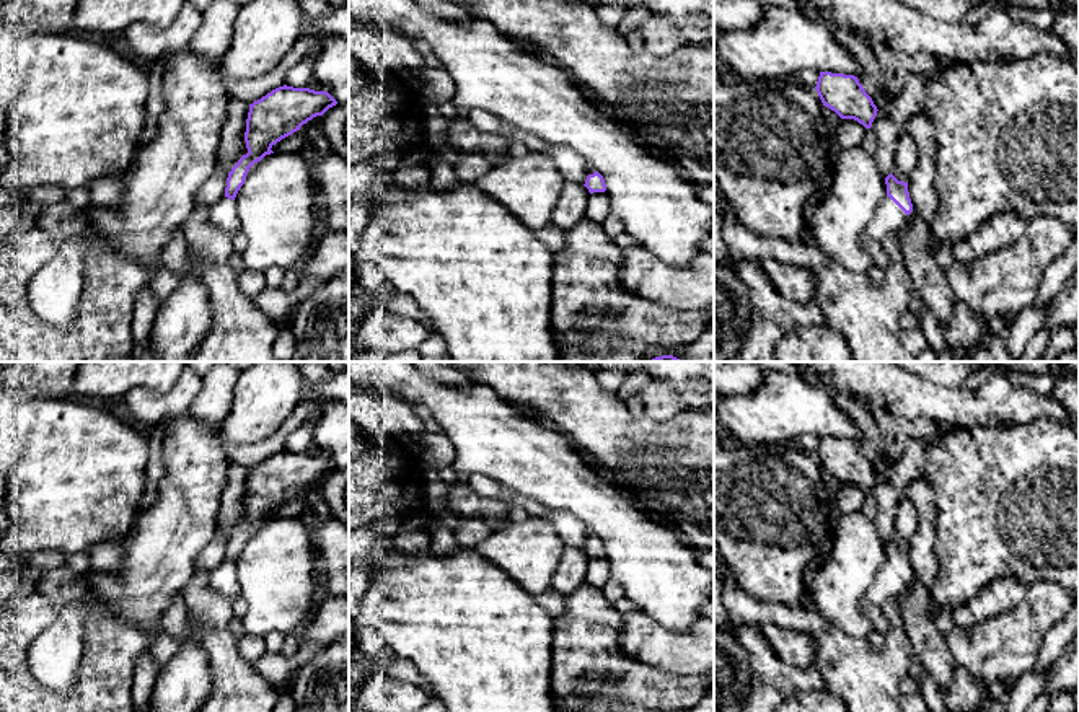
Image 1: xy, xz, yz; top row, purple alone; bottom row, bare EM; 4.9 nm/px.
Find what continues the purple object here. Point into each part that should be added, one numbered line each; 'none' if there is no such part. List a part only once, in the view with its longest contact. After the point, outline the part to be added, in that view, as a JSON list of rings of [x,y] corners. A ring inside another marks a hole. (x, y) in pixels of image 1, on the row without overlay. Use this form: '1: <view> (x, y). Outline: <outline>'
1: yz (889, 582). Outline: [[[885,562],[872,585],[865,590],[861,600],[861,609],[872,622],[875,632],[888,632],[890,621],[885,616],[883,604],[887,600],[903,591],[906,578],[890,564]]]

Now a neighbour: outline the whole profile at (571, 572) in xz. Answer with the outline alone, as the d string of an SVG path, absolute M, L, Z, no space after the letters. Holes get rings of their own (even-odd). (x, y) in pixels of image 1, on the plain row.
M566 546L553 575L551 590L567 596L579 585L585 583L588 560L590 557L584 549Z

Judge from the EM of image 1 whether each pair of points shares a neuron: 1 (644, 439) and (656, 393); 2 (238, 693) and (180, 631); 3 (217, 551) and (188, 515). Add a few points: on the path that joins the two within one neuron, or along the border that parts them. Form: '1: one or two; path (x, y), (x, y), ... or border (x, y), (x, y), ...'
1: two; border (683, 414), (667, 419), (646, 416)
2: two; border (180, 593), (189, 619)
3: two; border (215, 531), (198, 558), (194, 571)

